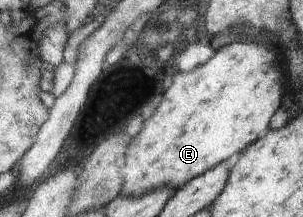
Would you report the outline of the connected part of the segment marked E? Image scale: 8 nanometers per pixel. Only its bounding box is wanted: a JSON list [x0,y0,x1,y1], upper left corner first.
[120,43,285,196]

